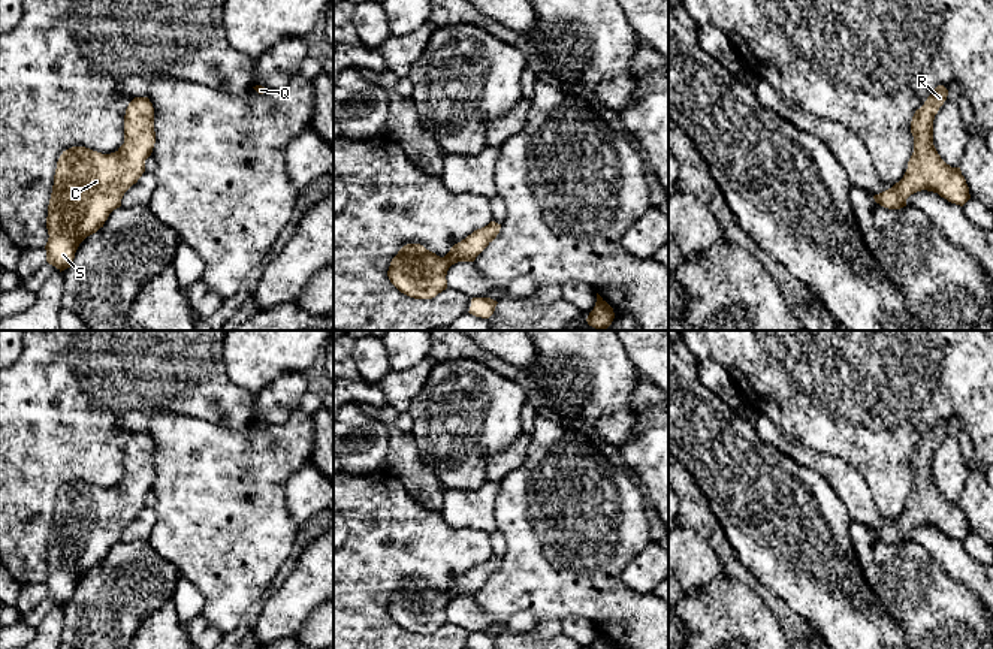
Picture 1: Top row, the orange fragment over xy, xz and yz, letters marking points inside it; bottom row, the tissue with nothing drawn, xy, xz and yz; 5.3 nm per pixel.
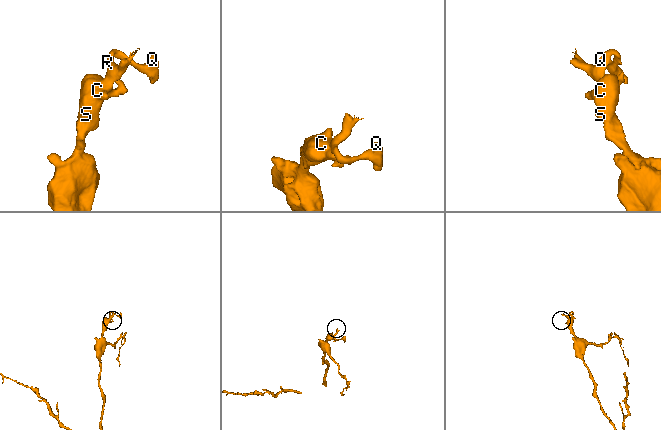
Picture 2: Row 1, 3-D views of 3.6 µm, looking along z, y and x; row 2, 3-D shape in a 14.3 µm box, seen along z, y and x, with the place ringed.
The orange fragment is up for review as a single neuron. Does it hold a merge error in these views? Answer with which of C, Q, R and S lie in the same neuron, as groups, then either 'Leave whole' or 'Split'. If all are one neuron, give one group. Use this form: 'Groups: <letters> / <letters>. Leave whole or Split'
Groups: C Q R S. Leave whole

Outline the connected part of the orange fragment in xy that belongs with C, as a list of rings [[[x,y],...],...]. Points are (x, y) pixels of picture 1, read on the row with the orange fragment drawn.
[[[135,97],[124,115],[124,144],[111,154],[72,147],[60,156],[48,205],[46,262],[60,272],[70,268],[79,244],[103,227],[109,214],[121,206],[124,193],[145,172],[145,160],[156,144],[154,108],[148,97]]]

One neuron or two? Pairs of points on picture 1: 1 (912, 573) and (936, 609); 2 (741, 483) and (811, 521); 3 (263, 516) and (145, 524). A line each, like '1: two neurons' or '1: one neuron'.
1: one neuron
2: one neuron
3: two neurons

